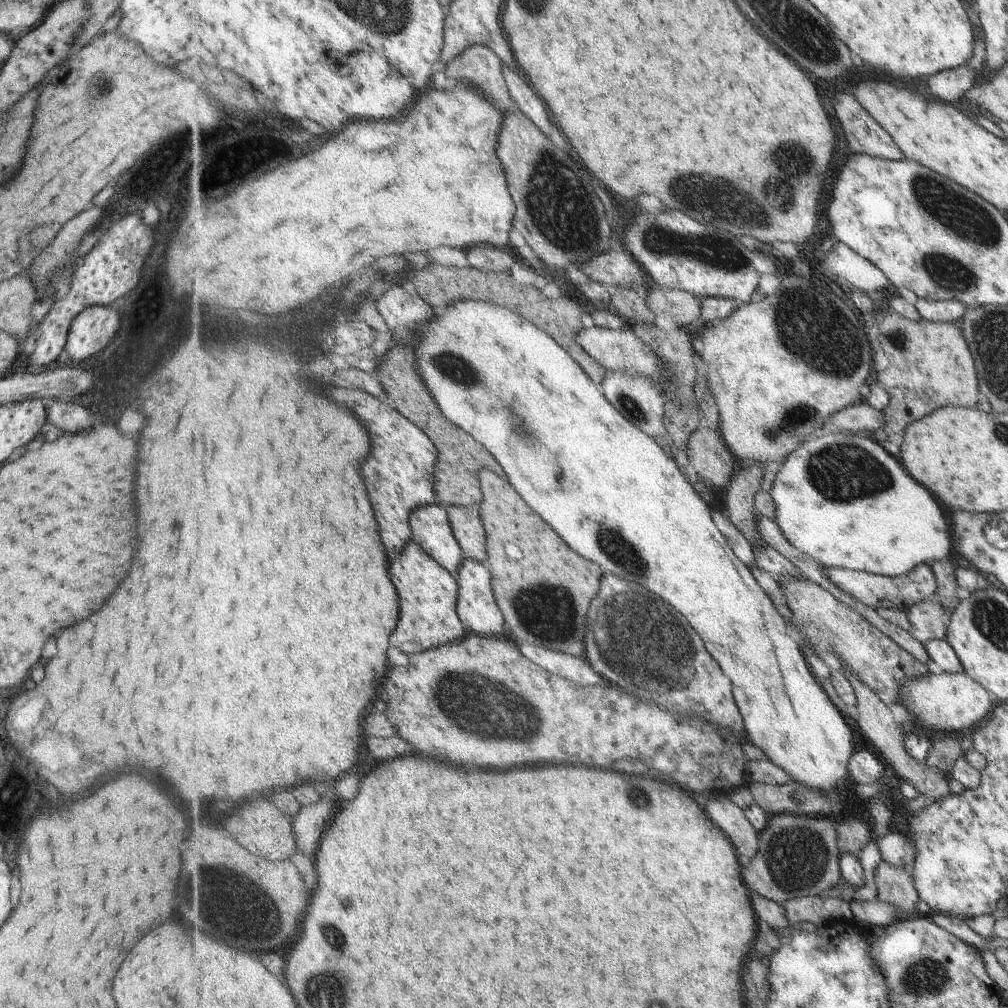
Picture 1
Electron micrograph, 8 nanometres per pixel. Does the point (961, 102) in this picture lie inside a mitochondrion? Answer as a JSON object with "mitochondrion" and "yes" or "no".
{"mitochondrion":"no"}

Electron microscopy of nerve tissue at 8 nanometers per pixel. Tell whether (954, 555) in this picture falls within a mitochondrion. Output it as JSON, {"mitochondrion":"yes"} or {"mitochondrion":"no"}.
{"mitochondrion":"no"}

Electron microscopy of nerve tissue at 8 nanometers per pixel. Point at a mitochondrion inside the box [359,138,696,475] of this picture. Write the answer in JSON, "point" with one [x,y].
{"point":[555,201]}

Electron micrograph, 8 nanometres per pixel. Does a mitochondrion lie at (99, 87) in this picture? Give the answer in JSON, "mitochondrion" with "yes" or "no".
{"mitochondrion":"yes"}

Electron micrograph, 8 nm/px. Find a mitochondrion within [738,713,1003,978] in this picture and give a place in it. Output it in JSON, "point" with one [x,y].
{"point":[795,855]}

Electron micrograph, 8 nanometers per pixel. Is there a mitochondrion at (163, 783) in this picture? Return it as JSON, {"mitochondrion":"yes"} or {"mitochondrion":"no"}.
{"mitochondrion":"no"}

